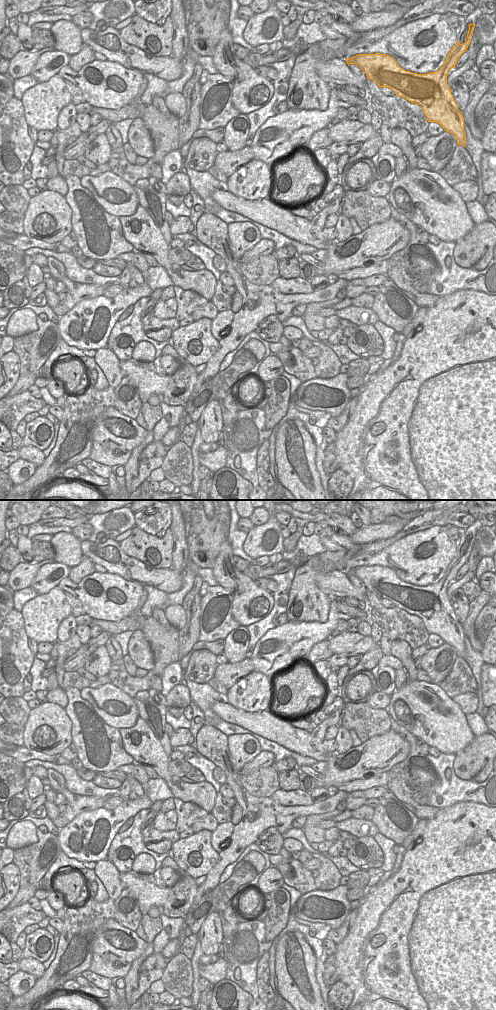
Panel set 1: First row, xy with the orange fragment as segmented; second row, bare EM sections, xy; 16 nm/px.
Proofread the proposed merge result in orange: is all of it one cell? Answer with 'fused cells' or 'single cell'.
fused cells

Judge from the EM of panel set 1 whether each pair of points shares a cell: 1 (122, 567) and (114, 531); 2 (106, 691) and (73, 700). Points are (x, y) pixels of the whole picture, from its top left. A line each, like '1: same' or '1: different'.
1: different
2: different

